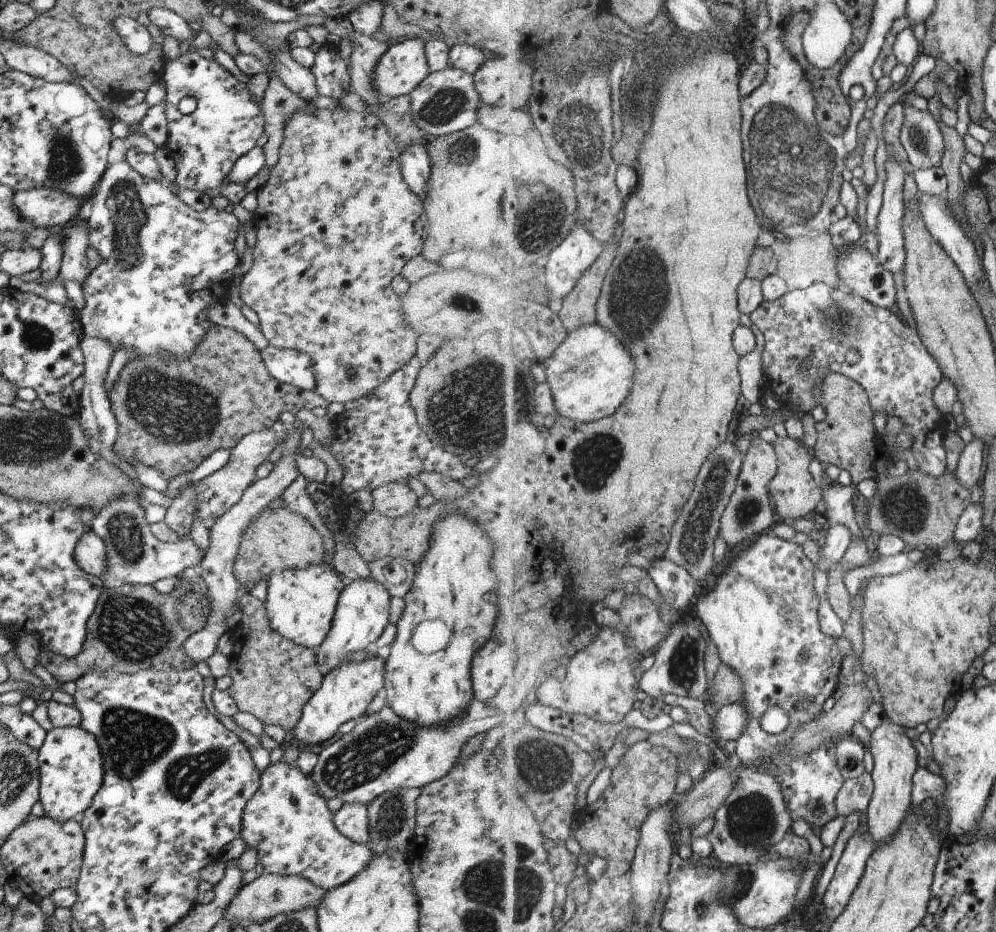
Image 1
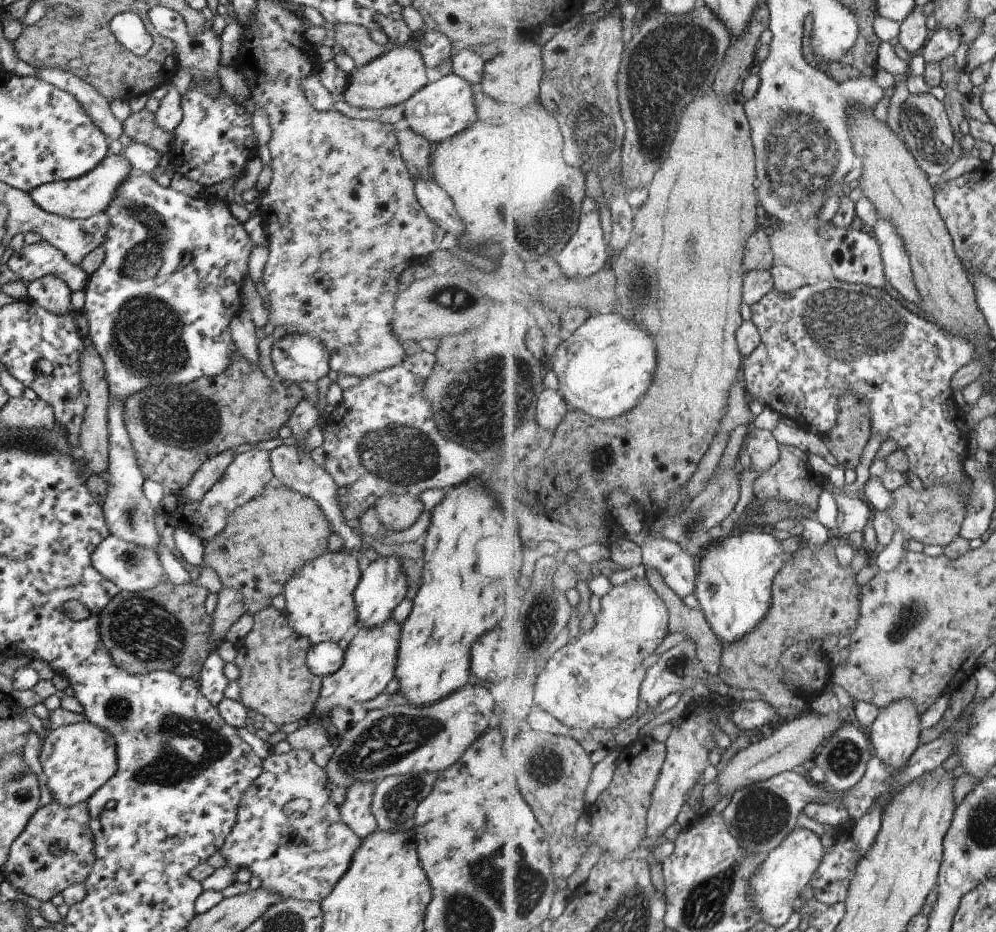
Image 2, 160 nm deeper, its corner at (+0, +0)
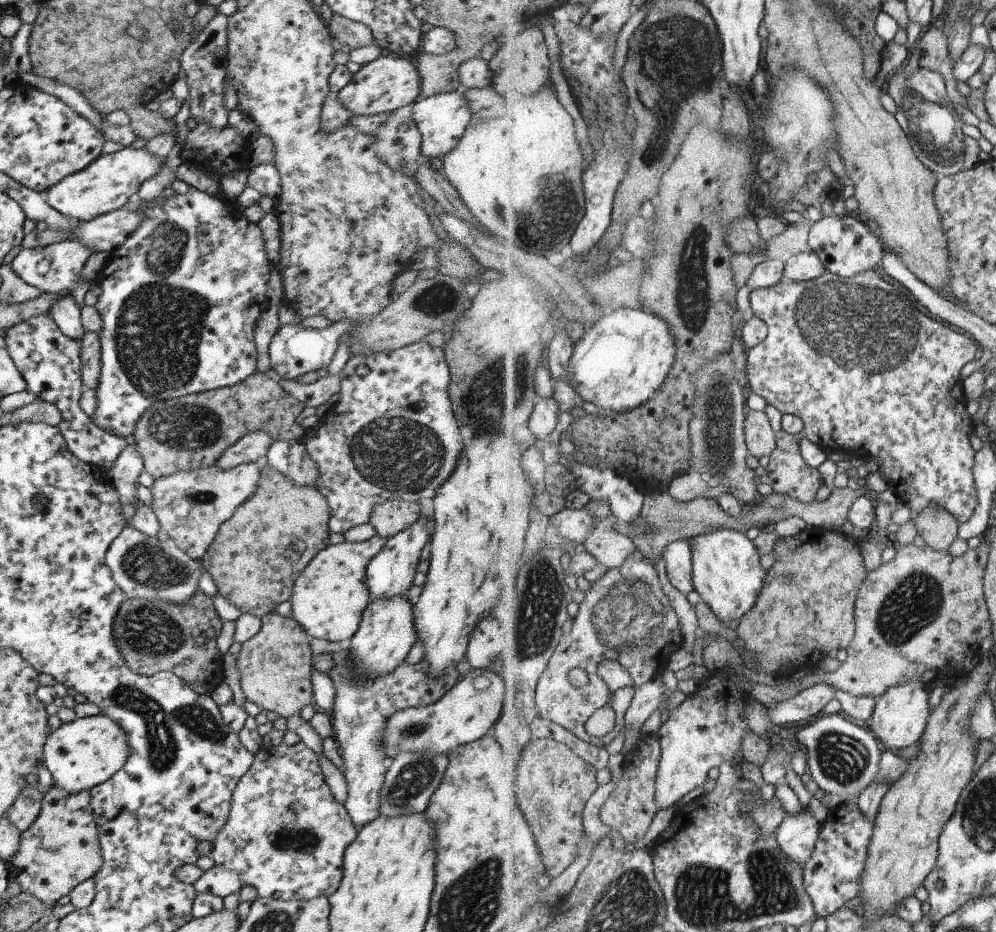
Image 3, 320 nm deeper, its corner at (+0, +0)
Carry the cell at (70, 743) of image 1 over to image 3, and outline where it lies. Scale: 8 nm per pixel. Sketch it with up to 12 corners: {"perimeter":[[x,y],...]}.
{"perimeter":[[105,715],[61,723],[42,764],[88,791],[125,764],[127,735]]}

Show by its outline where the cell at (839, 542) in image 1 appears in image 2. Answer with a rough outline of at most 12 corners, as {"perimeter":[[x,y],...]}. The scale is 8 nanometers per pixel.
{"perimeter":[[831,490],[837,500],[837,526],[844,538],[865,530],[871,508],[865,500]]}

